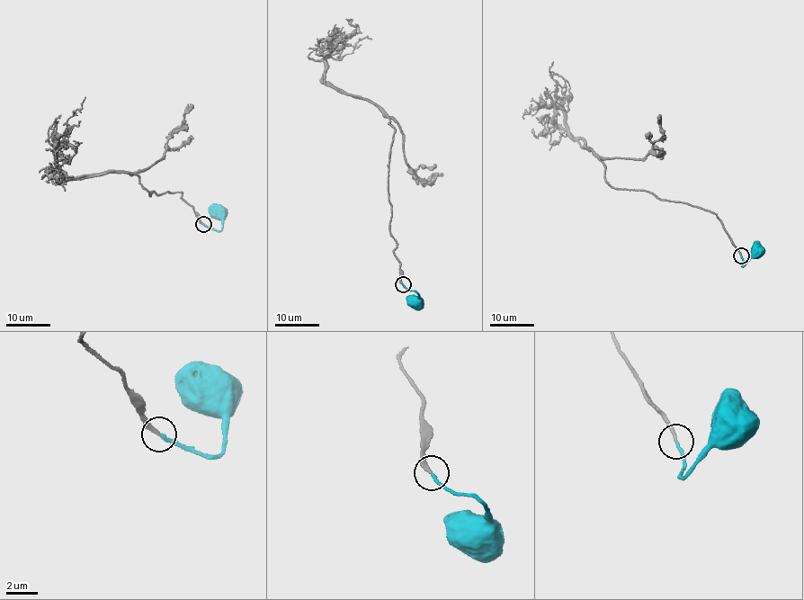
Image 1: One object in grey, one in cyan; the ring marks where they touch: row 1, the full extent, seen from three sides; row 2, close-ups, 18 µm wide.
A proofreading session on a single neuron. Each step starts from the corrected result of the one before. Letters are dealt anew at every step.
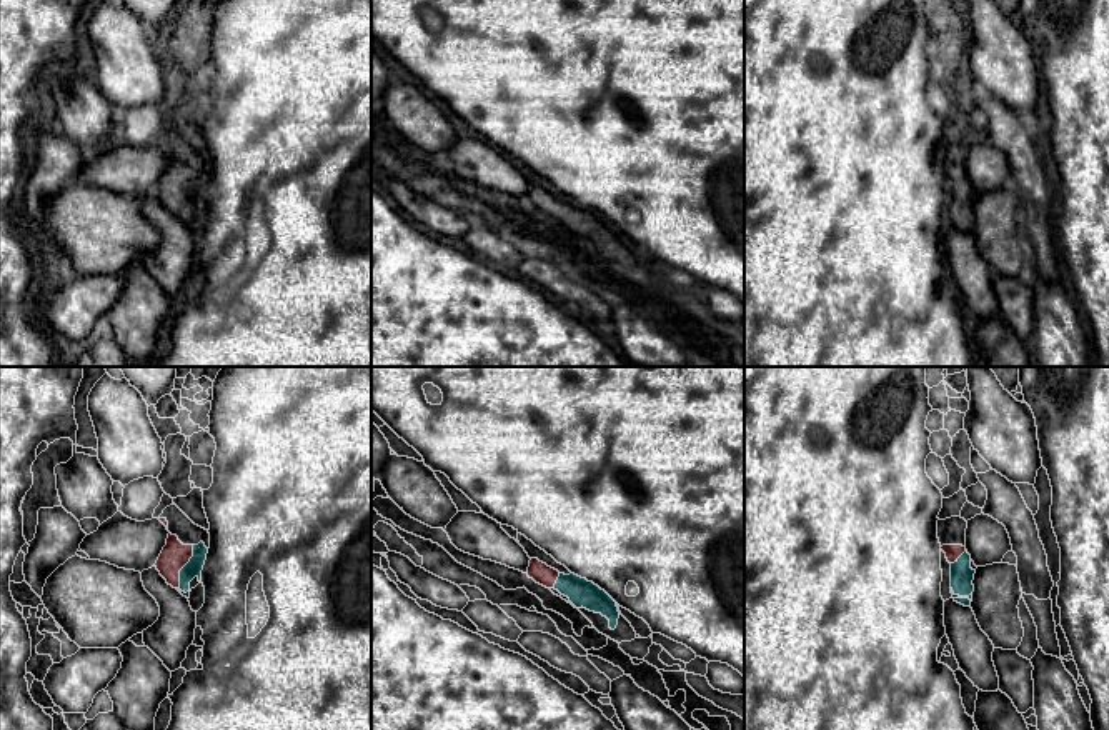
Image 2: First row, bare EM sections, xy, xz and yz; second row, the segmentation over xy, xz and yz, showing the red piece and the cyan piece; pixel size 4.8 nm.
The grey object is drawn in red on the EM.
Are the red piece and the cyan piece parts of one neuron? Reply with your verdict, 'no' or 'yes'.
yes

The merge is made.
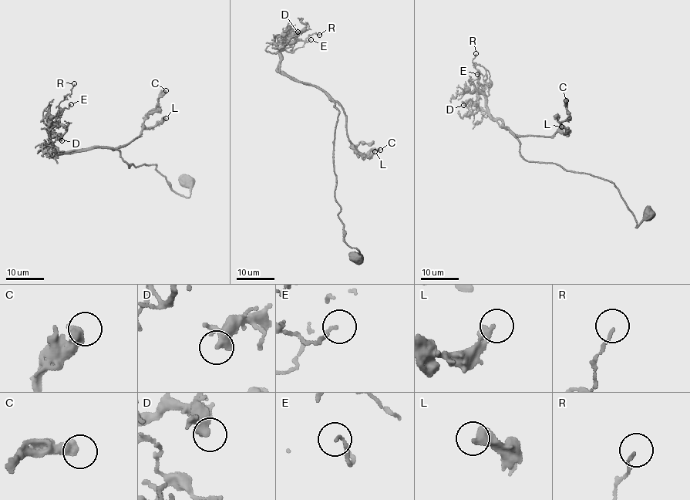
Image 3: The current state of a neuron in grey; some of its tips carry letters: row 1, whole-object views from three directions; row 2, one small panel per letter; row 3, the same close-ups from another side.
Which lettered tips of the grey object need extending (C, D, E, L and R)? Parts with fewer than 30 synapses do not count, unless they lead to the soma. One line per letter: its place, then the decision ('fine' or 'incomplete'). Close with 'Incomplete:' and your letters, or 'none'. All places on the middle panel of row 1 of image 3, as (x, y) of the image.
C: place (380, 150); fine
D: place (297, 32); fine
E: place (311, 39); fine
L: place (375, 151); fine
R: place (319, 35); fine
Incomplete: none

